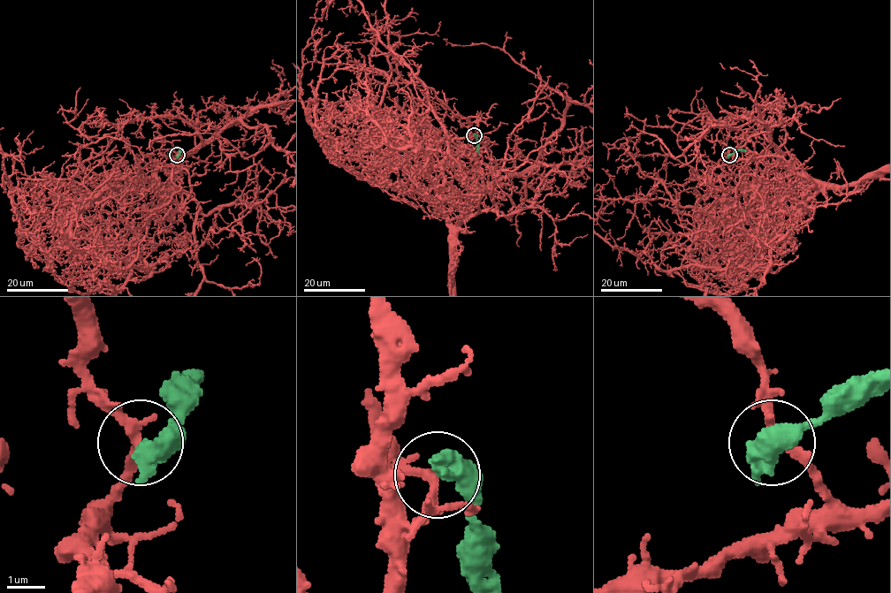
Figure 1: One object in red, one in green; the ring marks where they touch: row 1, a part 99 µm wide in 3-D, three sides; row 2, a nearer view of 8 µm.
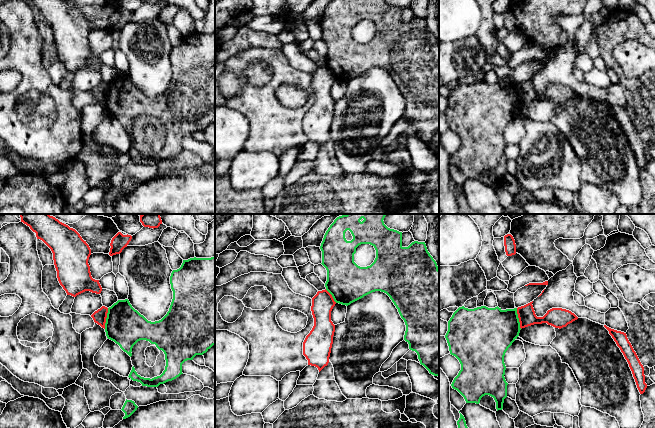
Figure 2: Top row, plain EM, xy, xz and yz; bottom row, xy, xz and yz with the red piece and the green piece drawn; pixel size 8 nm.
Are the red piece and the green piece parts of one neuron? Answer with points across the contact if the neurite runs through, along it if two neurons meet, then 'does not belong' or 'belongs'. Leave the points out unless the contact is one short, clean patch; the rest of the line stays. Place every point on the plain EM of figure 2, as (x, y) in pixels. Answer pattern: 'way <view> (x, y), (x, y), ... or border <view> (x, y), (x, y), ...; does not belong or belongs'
border xy (108, 84), (104, 104); does not belong

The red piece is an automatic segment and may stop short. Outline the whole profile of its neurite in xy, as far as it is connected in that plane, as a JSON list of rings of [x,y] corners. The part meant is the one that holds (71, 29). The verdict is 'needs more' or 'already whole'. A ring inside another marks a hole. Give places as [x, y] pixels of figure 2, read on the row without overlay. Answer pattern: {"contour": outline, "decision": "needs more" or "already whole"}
{"contour": [[[26,0],[36,9],[37,15],[42,16],[52,27],[54,41],[57,47],[57,54],[67,71],[76,73],[77,71],[90,67],[100,70],[102,63],[99,56],[91,52],[88,40],[91,31],[89,21],[82,15],[80,10],[66,0]]], "decision": "already whole"}

